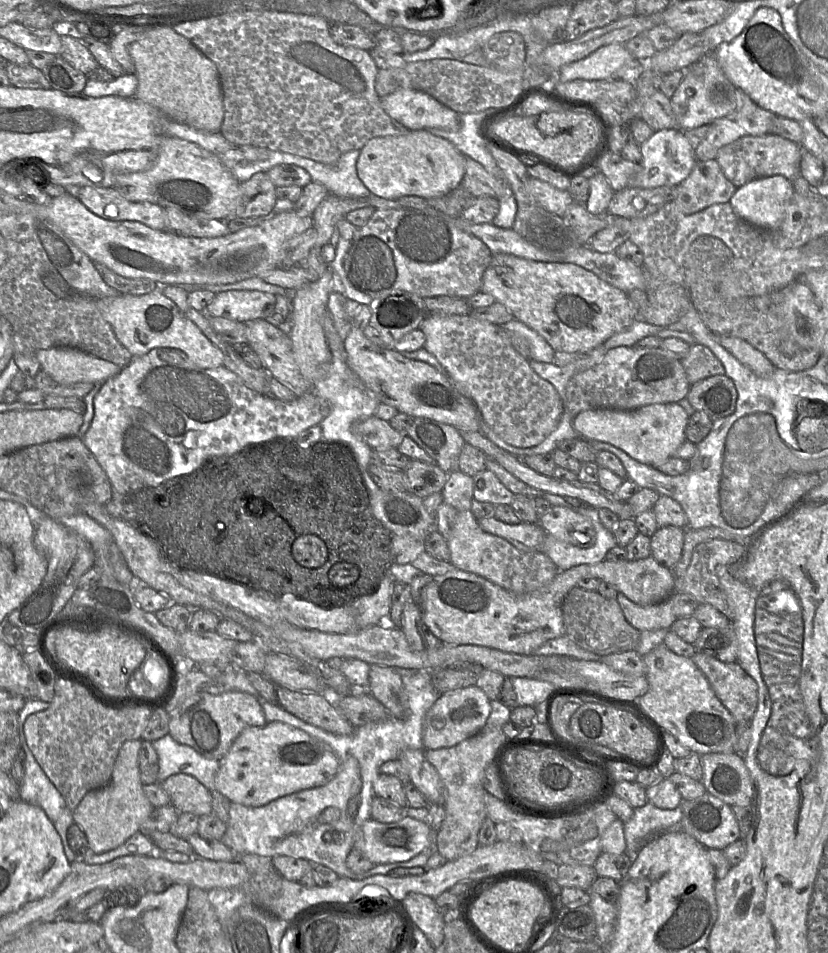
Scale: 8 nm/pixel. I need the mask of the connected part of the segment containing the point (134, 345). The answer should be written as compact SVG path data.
M158 289L143 295L119 294L108 299L102 312L103 318L112 327L119 342L132 354L142 356L154 348L174 348L183 352L187 358L200 368L211 369L223 366L223 354L177 307Z

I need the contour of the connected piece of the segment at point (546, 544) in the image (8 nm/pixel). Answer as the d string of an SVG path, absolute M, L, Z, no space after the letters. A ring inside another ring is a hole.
M544 493L543 498L552 506L574 508L592 522L596 533L595 542L591 547L580 548L547 535L543 542L543 551L558 567L559 571L566 571L582 564L596 564L605 560L609 550L617 545L613 533L607 530L599 520L598 509L590 506L573 507L562 496Z

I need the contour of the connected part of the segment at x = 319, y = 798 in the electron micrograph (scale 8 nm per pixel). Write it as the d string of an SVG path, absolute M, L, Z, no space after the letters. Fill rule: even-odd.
M418 669L409 676L401 676L403 687L400 700L404 707L403 718L390 717L383 722L371 722L360 727L354 727L355 730L351 735L338 735L327 732L299 719L283 709L278 703L262 701L267 723L277 721L289 724L328 744L337 756L338 771L333 779L325 785L280 797L264 806L248 807L238 803L231 803L227 831L220 841L226 844L237 857L245 854L257 854L269 858L277 855L303 858L313 865L320 864L330 868L339 878L353 880L360 880L378 874L373 873L373 868L364 873L354 873L347 867L346 859L357 840L359 828L366 820L371 818L371 802L374 797L373 784L380 774L380 766L386 761L398 759L401 752L406 749L424 749L422 743L424 718L427 711L440 696L432 685L433 671L432 669ZM327 808L337 809L339 811L339 819L330 823L320 823L320 818L318 820L318 817Z

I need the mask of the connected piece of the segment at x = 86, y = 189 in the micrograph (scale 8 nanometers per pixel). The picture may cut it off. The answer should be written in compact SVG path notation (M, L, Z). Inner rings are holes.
M82 186L78 199L101 218L111 221L137 221L154 230L167 230L167 218L162 207L146 201L128 201L113 187Z

